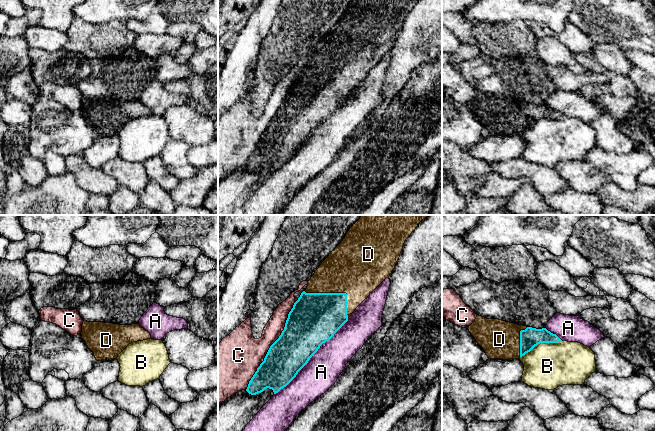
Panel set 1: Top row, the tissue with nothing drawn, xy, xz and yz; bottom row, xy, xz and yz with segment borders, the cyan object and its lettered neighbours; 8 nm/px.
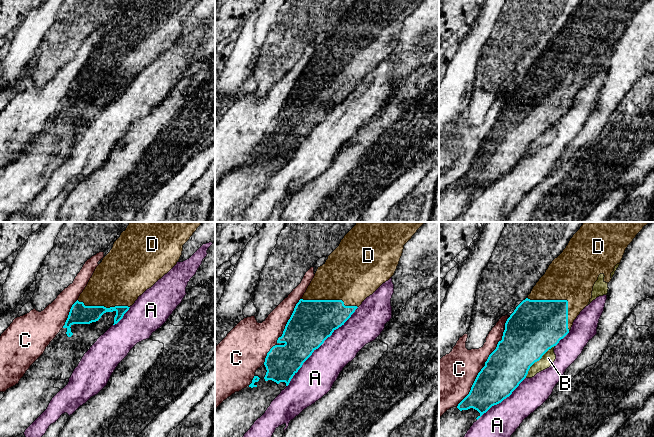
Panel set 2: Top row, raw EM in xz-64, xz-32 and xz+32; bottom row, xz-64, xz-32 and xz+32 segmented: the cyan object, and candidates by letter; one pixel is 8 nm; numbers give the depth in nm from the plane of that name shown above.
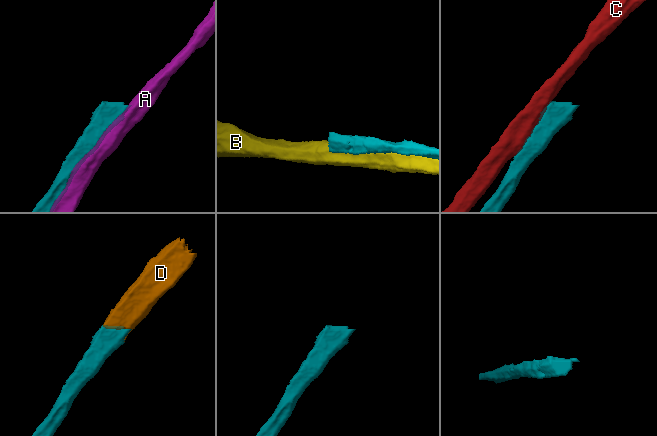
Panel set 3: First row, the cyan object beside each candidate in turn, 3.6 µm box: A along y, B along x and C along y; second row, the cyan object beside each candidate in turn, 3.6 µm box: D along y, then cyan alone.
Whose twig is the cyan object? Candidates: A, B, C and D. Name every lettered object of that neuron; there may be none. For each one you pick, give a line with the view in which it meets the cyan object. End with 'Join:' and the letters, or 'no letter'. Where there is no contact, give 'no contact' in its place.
D: contact in xz
Join: D

